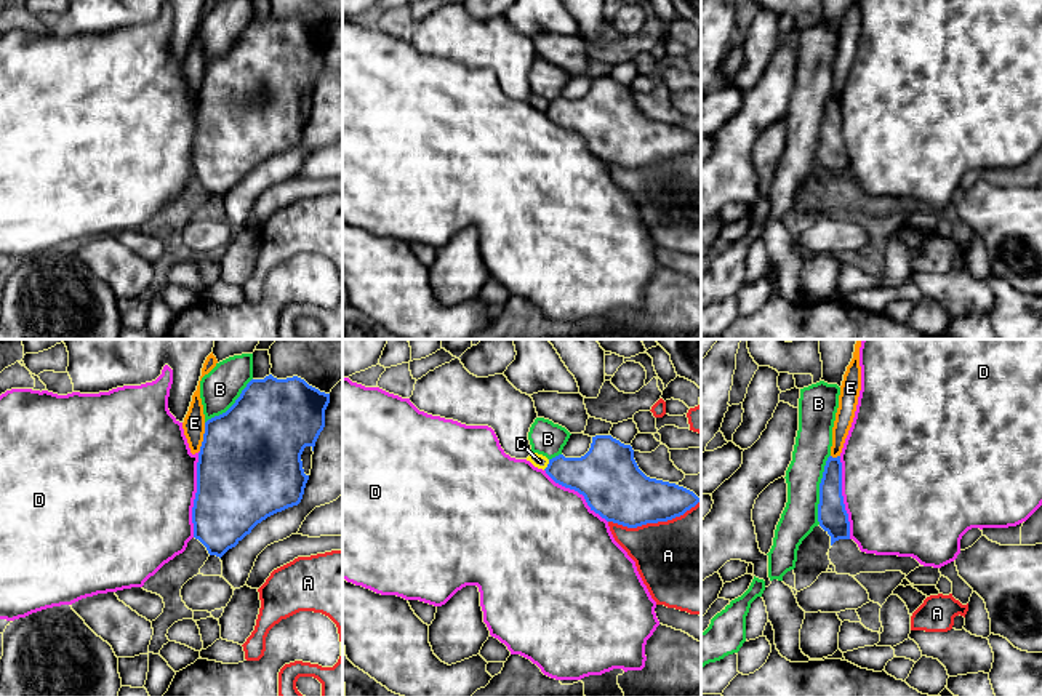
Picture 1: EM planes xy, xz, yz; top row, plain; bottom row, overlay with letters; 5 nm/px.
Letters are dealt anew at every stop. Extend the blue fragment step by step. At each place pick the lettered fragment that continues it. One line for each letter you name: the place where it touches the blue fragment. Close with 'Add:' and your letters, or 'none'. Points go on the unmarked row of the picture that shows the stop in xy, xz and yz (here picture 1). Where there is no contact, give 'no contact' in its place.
Add: none

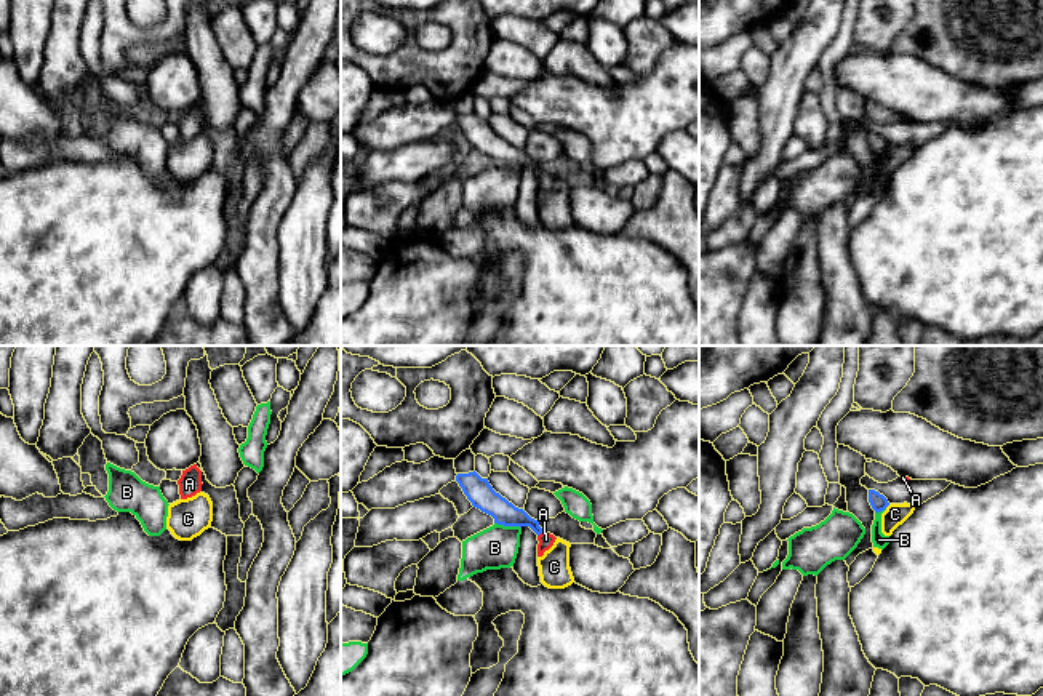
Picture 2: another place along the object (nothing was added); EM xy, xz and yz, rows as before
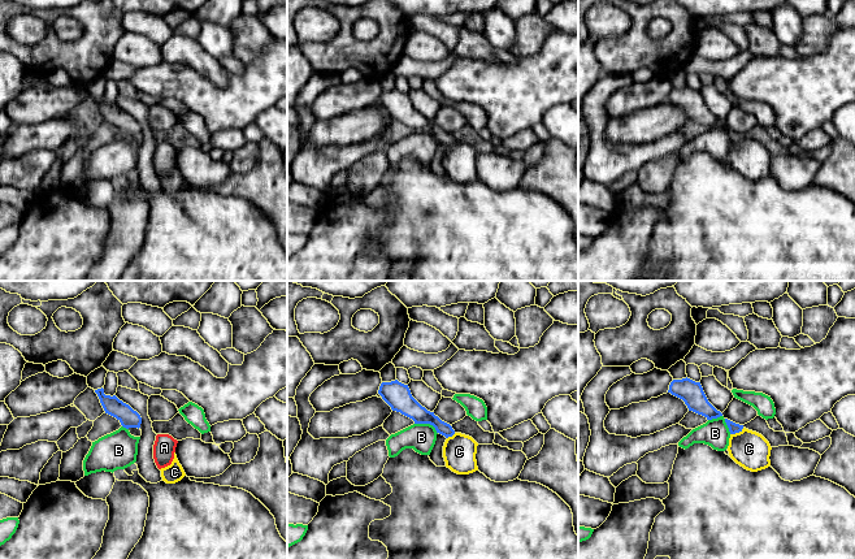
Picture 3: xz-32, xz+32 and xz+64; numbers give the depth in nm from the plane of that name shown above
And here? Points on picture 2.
A: meets blue in xz at (539, 175)
Add: A

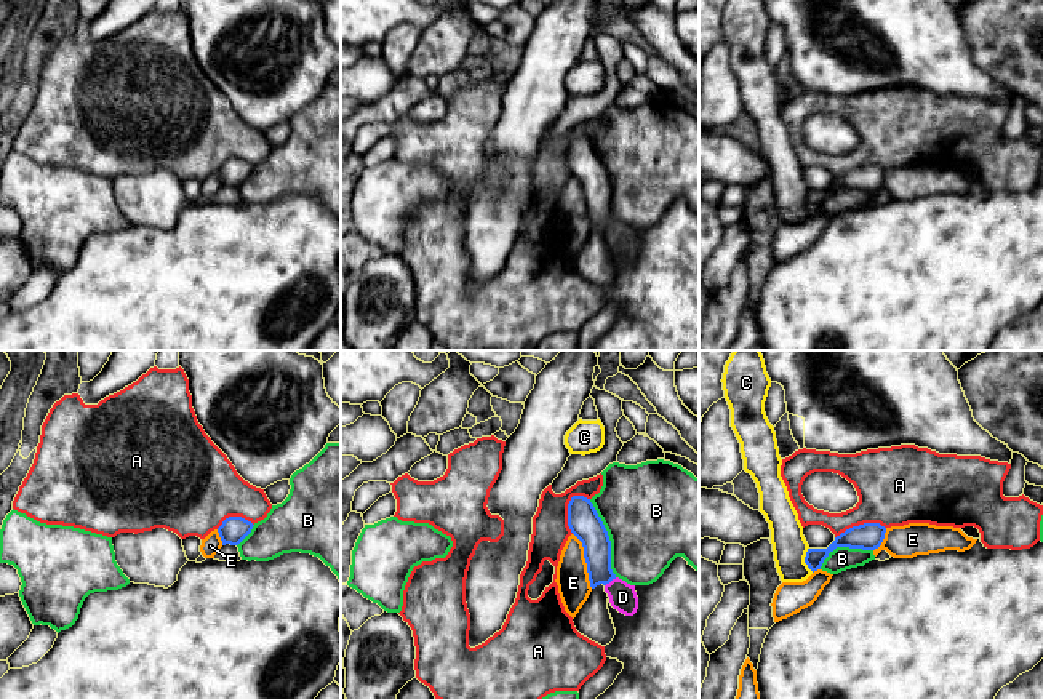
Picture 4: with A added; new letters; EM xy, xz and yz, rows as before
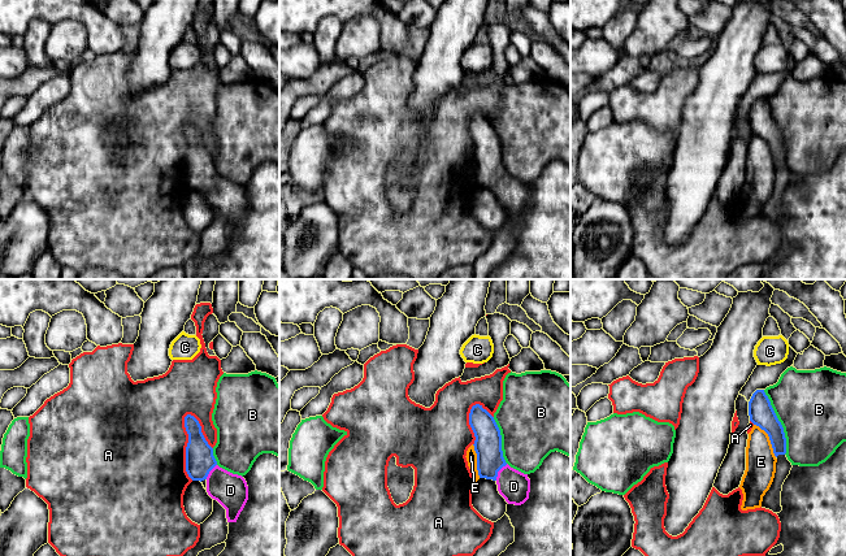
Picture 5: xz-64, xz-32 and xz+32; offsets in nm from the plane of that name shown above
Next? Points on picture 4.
D: meets blue in xz at (610, 223)
Add: D

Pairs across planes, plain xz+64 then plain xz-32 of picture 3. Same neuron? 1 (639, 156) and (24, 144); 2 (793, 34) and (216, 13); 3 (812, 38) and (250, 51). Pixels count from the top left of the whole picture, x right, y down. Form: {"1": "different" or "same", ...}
{"1": "different", "2": "different", "3": "same"}

